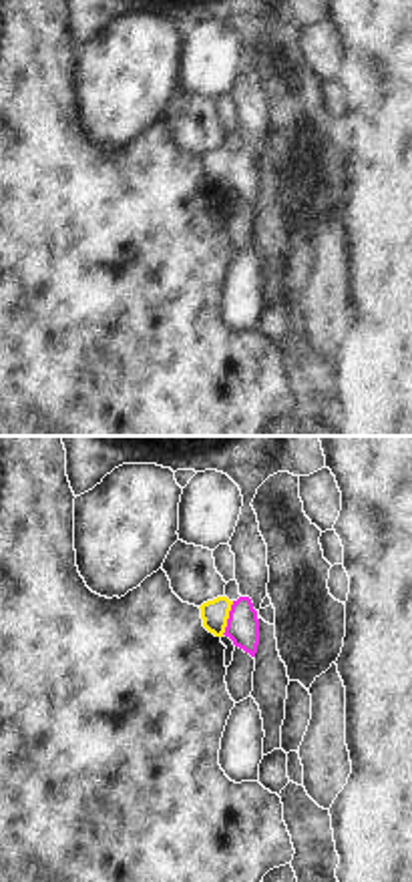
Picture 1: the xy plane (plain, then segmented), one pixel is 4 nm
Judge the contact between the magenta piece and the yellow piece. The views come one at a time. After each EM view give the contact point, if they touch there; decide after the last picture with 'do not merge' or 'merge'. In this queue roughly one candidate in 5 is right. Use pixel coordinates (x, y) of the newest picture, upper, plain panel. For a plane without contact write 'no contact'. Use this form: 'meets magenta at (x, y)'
meets magenta at (230, 167)

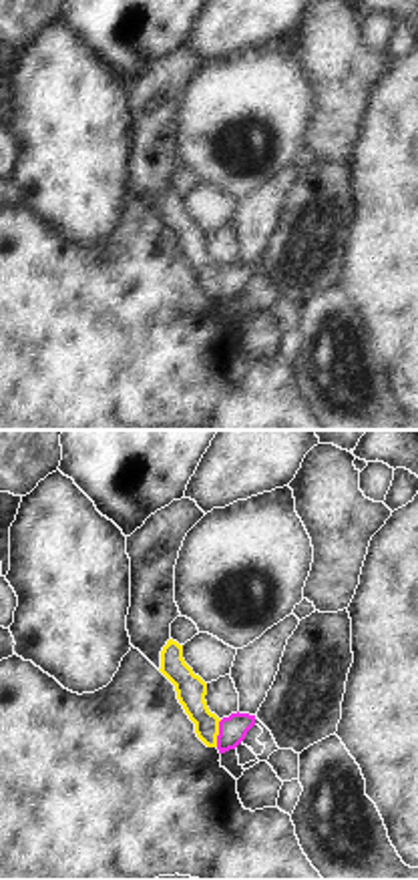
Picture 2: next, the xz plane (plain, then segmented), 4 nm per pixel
meets magenta at (220, 284)

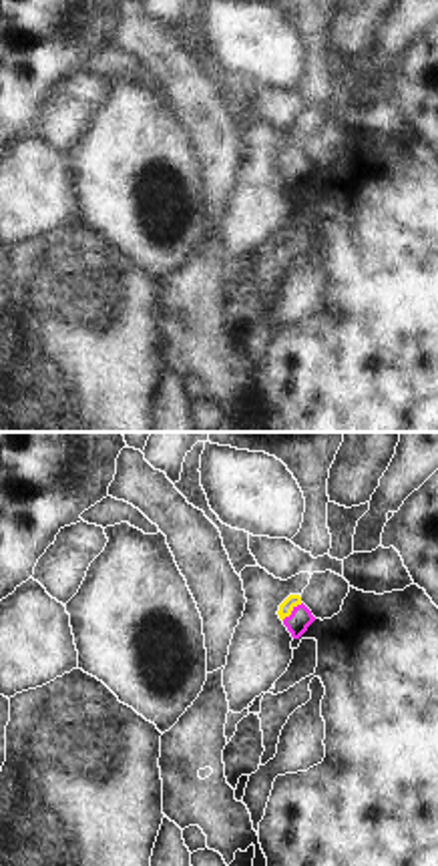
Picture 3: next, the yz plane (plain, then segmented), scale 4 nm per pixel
meets magenta at (292, 161)

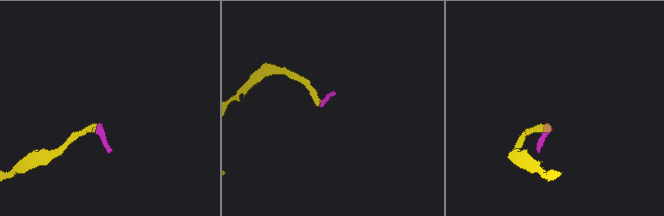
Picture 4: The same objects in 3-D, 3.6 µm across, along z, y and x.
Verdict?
merge

